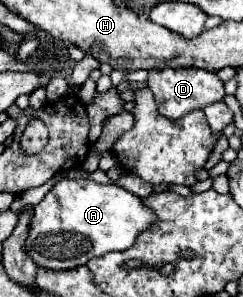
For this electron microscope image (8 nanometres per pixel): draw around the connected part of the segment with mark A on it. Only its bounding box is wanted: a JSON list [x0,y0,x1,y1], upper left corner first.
[24,179,156,271]

